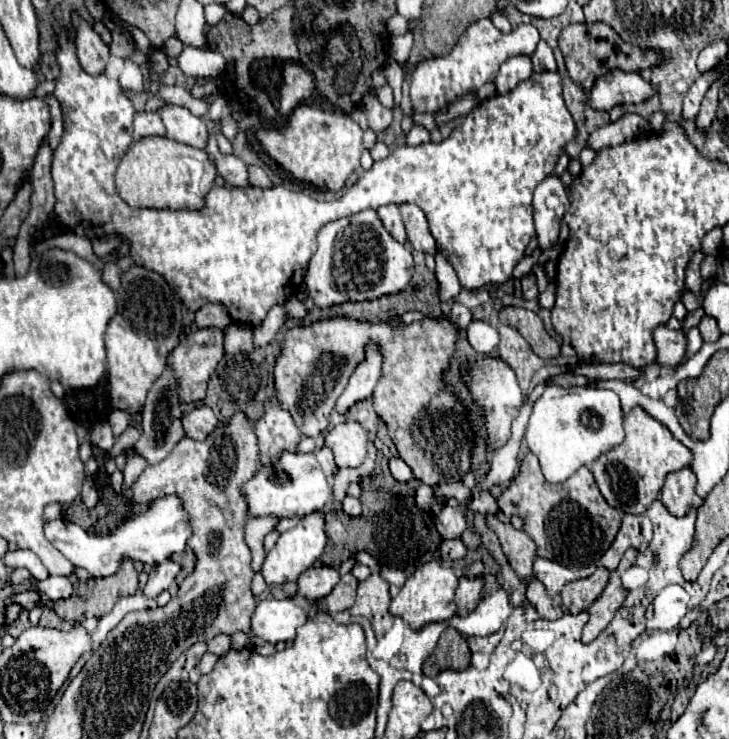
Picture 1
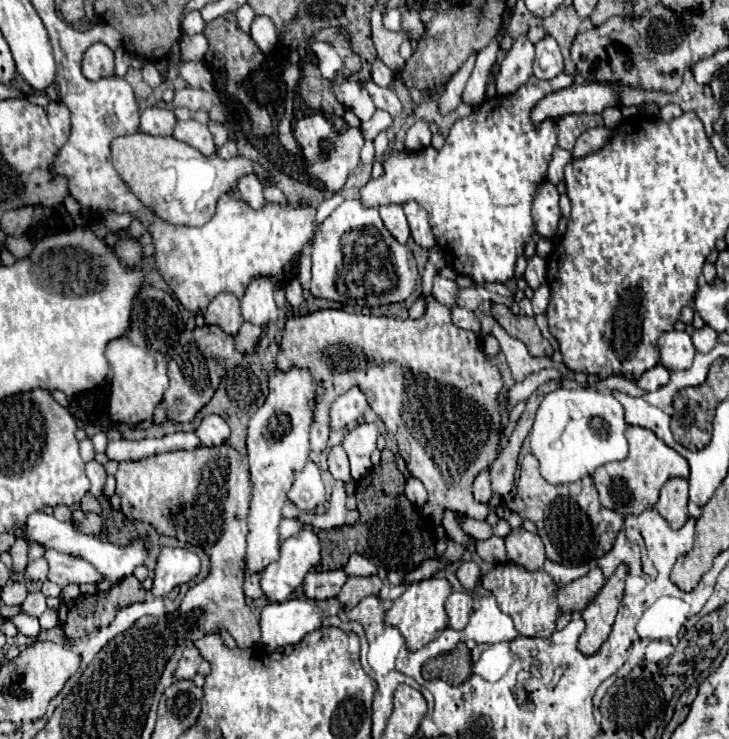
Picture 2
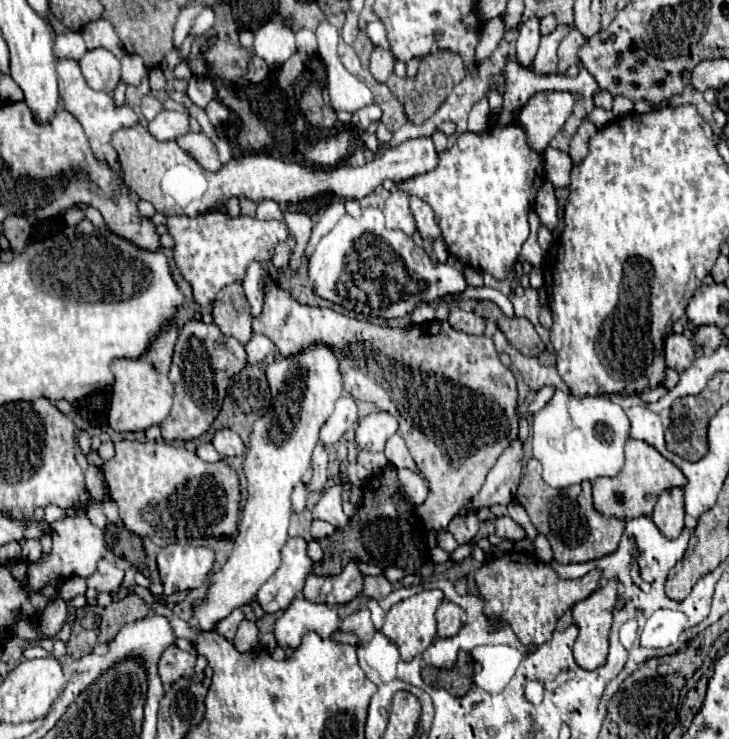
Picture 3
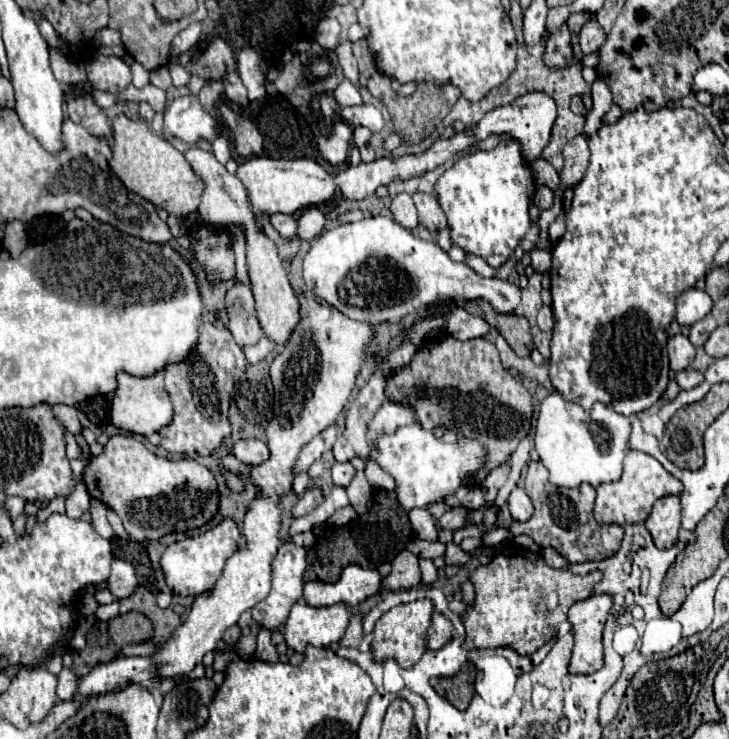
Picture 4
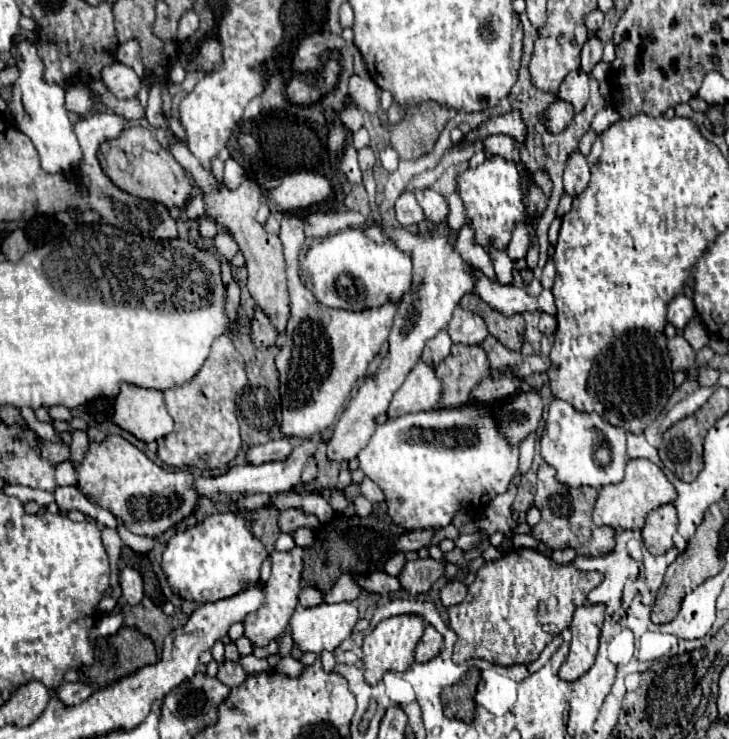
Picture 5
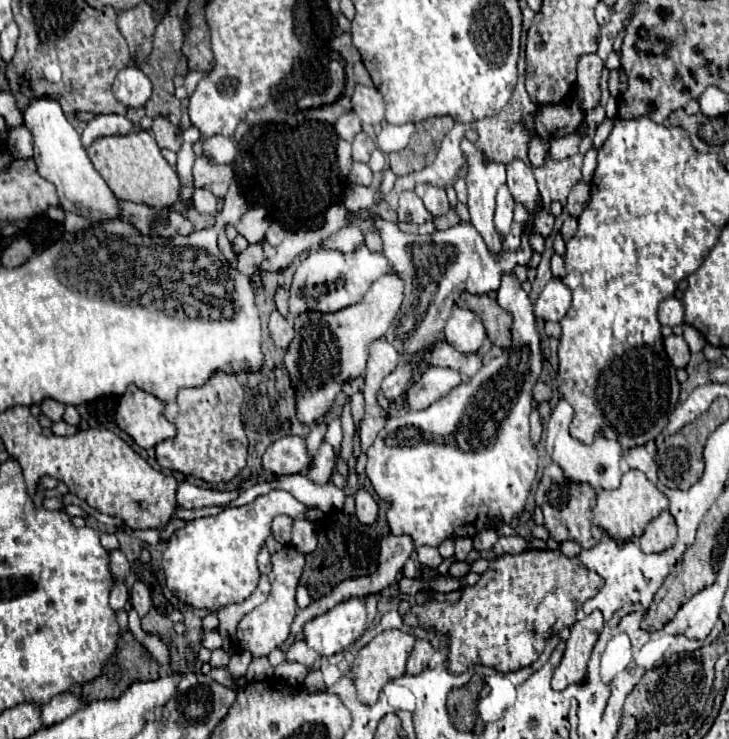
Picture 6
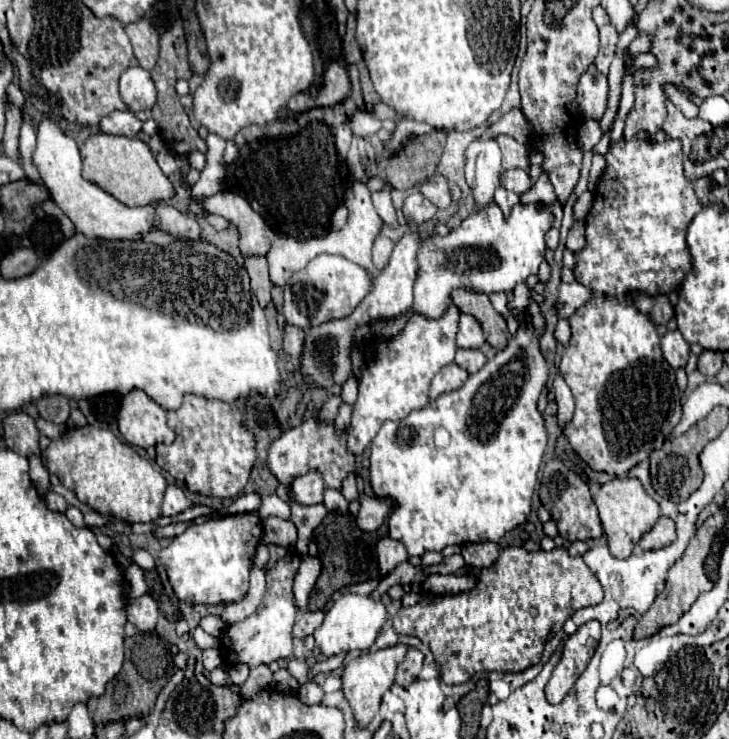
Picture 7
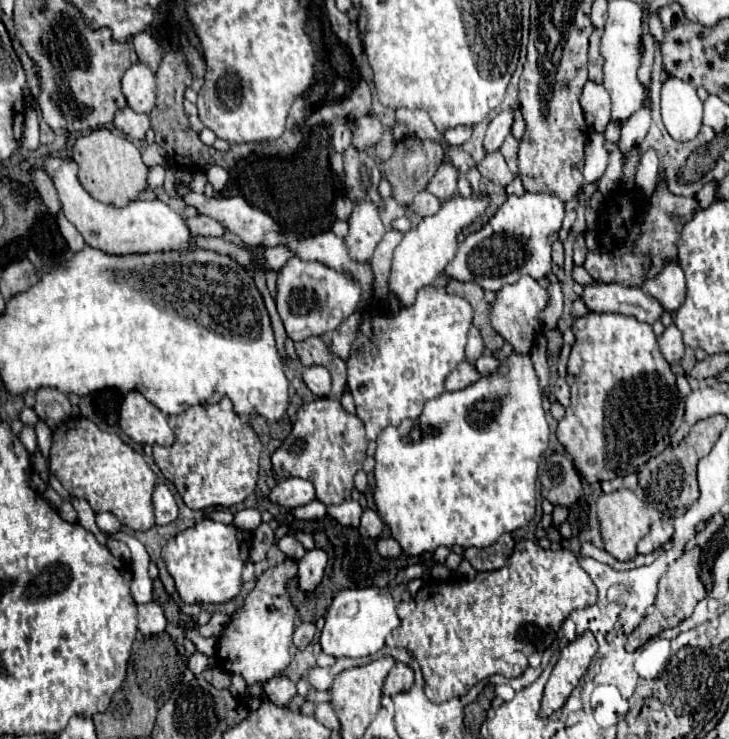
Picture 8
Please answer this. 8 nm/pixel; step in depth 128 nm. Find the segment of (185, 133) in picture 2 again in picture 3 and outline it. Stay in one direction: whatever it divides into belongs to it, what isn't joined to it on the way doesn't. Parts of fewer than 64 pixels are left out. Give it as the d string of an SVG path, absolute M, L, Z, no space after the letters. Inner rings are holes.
M192 132L186 136L178 138L180 148L184 148L190 156L196 156L196 160L208 168L210 172L216 172L216 168L220 168L220 160L218 160L218 152L214 142L204 134L204 132Z

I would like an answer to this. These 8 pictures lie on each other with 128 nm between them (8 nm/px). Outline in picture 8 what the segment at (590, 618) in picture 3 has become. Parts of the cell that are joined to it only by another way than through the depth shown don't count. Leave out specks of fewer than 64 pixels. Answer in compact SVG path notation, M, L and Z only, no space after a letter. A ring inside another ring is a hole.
M590 630L578 636L574 642L570 642L566 648L562 648L560 658L544 688L540 716L546 718L564 706L570 692L578 686L580 678L588 670L596 650L598 642Z

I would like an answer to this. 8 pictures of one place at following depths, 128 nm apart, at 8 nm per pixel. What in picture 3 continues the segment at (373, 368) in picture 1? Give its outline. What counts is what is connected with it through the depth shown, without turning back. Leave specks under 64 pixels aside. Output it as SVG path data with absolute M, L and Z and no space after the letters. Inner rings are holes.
M342 396L336 402L334 414L326 420L326 424L320 430L320 442L322 444L336 444L342 434L350 428L354 428L358 422L358 404L352 396Z

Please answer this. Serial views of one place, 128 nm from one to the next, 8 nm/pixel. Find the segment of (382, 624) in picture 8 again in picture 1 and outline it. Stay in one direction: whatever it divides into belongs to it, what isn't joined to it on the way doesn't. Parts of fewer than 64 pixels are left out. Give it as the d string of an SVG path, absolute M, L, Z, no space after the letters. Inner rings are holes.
M266 598L254 608L250 620L250 632L264 638L270 644L294 640L296 628L306 622L306 610L296 606L290 598Z

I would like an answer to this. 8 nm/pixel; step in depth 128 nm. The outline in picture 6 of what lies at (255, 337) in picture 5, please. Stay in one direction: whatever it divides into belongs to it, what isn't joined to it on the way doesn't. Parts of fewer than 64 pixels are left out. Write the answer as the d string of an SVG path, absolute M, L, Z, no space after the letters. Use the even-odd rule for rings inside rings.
M272 312L270 320L268 320L268 330L270 330L270 340L278 346L278 348L288 348L288 344L292 342L294 336L294 328L292 322L288 322L284 316L280 316L280 312Z

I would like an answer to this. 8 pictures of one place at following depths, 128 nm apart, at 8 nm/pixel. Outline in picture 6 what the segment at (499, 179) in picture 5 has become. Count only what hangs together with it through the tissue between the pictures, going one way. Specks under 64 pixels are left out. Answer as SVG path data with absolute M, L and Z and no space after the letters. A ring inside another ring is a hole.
M502 184L496 194L496 208L494 208L494 226L500 236L506 236L510 232L512 212L514 212L514 198L508 192L508 186Z

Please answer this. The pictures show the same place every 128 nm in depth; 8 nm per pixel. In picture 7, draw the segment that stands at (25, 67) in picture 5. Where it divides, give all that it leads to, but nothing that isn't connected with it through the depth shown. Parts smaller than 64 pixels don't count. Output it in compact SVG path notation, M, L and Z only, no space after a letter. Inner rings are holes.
M44 118L38 124L38 148L34 152L34 164L40 172L42 182L48 186L52 200L66 212L66 216L74 222L76 230L84 236L108 240L134 240L154 230L154 206L124 206L98 184L82 178L82 158L78 144L72 136L62 132L54 118Z

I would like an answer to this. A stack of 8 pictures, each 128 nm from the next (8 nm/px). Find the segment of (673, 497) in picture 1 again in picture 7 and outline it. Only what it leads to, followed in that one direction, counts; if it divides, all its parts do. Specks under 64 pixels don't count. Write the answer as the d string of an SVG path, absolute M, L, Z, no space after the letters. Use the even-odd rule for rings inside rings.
M658 518L658 522L654 524L652 530L648 530L642 538L640 538L640 548L642 550L658 550L664 548L668 544L672 544L676 540L676 530L674 530L674 522L670 518Z

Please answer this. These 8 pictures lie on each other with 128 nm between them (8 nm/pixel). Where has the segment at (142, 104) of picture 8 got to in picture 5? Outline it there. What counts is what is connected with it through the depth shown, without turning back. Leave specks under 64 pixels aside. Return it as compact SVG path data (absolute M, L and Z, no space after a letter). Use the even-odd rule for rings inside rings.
M112 62L102 68L102 82L116 98L134 98L140 90L140 78L130 66L122 62Z

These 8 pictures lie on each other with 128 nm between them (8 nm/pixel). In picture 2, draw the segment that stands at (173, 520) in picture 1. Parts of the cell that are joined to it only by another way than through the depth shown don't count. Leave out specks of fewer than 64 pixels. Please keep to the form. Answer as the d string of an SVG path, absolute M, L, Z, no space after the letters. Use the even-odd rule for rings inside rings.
M36 512L28 518L28 524L26 524L26 536L36 542L36 544L42 544L42 546L48 546L48 548L54 548L62 554L70 554L70 556L76 556L76 558L82 558L86 562L90 562L106 580L120 580L128 574L134 572L134 568L138 564L144 564L146 558L150 556L152 552L152 540L150 536L140 536L136 538L134 542L126 544L126 546L116 546L112 542L104 542L92 534L82 534L74 528L72 522L60 522L56 520L54 516L48 516L44 512Z

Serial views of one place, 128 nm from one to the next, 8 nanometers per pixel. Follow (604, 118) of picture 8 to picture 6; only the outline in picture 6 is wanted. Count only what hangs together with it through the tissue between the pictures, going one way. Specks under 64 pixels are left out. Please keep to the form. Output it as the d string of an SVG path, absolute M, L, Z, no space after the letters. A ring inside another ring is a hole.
M586 54L578 60L576 100L582 110L592 110L600 102L600 72L604 60L598 54Z

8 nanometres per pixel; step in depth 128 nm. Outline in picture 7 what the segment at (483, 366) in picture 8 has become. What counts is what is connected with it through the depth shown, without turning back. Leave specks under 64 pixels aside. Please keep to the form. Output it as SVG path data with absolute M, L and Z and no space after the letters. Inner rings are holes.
M458 348L454 362L460 368L464 368L468 374L474 374L486 364L486 356L480 350L462 350L462 348Z

